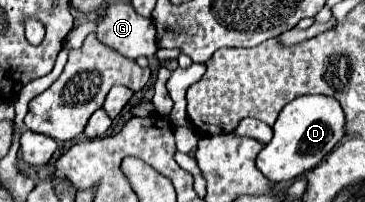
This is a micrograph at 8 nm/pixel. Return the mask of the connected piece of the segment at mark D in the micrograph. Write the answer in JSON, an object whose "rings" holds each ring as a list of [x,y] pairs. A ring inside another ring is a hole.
{"rings":[[[303,95],[283,107],[273,131],[273,139],[257,157],[257,169],[275,183],[291,181],[317,167],[345,137],[345,113],[335,97]]]}

